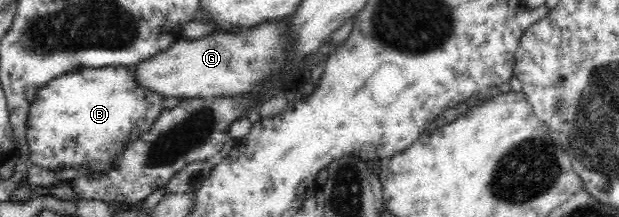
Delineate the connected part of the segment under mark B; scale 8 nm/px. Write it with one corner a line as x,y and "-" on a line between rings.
130,65
81,69
79,72
54,78
40,89
35,100
29,105
25,127
31,163
46,167
50,171
82,166
84,171
92,174
108,172
118,153
144,132
149,132
156,119
167,110
163,105
166,97
141,87
132,73
135,73
135,66

